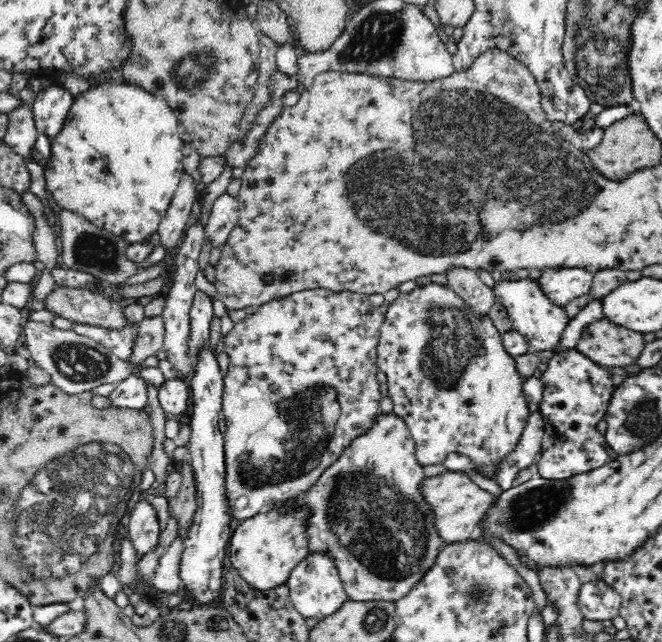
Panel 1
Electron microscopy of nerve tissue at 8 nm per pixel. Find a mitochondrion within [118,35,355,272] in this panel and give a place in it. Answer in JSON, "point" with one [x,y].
{"point":[191,71]}

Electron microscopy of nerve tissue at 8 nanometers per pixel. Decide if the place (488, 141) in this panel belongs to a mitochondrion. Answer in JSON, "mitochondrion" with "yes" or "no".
{"mitochondrion":"yes"}

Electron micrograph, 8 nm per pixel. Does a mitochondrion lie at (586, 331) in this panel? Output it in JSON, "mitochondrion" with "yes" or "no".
{"mitochondrion":"no"}

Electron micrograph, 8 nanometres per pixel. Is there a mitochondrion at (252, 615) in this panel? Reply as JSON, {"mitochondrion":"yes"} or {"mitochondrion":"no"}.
{"mitochondrion":"no"}

